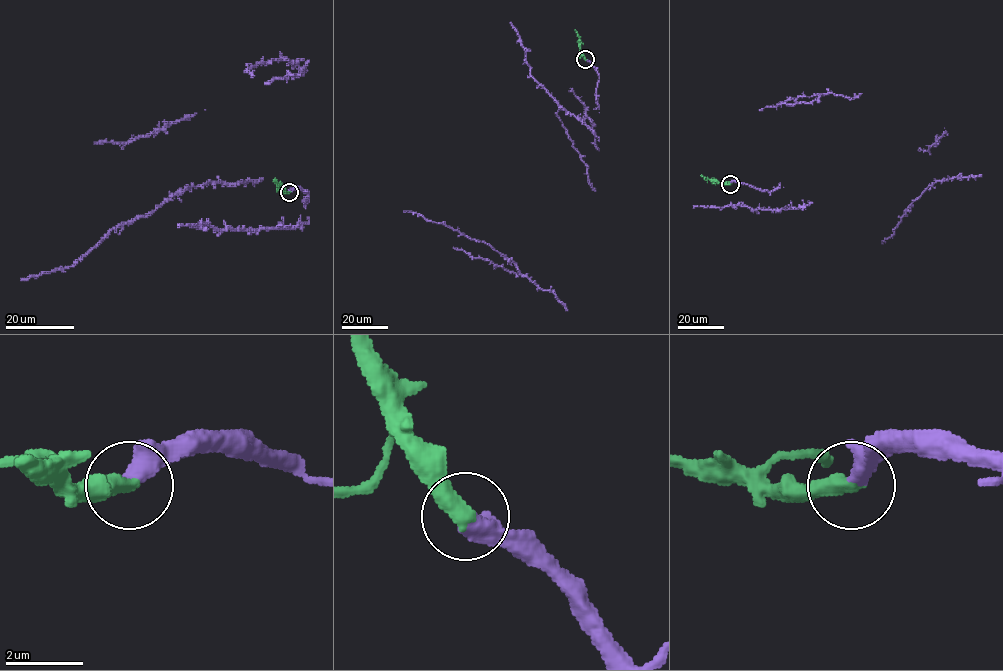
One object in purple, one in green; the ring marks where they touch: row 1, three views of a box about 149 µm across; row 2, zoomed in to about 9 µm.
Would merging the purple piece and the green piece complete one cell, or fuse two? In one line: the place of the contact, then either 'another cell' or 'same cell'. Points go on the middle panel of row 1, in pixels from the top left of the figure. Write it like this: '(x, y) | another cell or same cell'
(585, 59) | same cell

